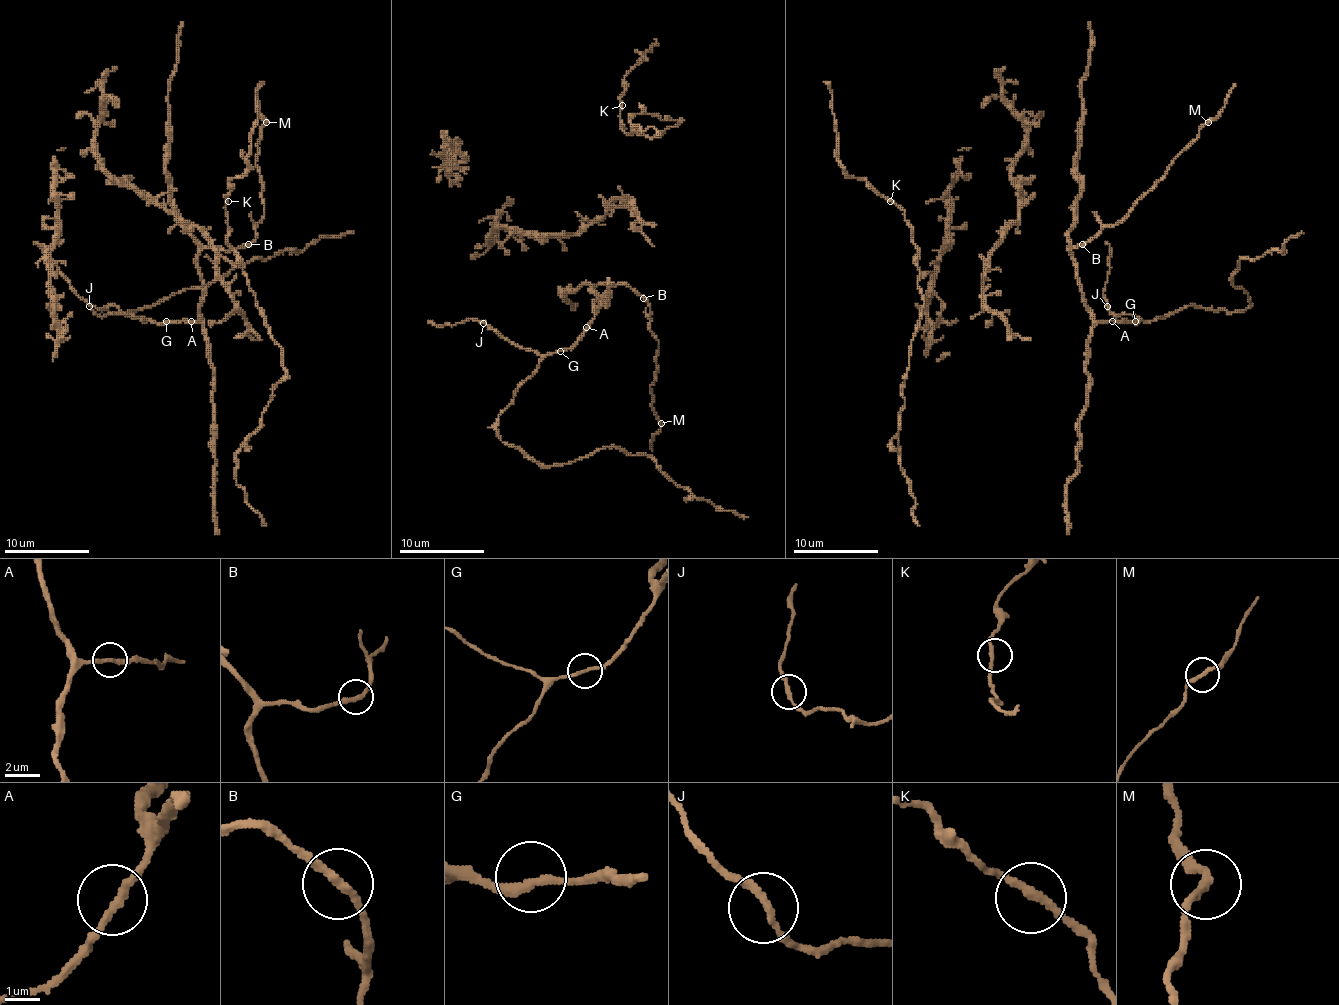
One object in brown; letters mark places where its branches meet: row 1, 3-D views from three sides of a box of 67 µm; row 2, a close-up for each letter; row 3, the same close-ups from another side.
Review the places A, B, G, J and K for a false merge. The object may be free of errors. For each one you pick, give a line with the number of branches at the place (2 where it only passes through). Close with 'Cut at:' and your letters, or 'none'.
Cut at: none

